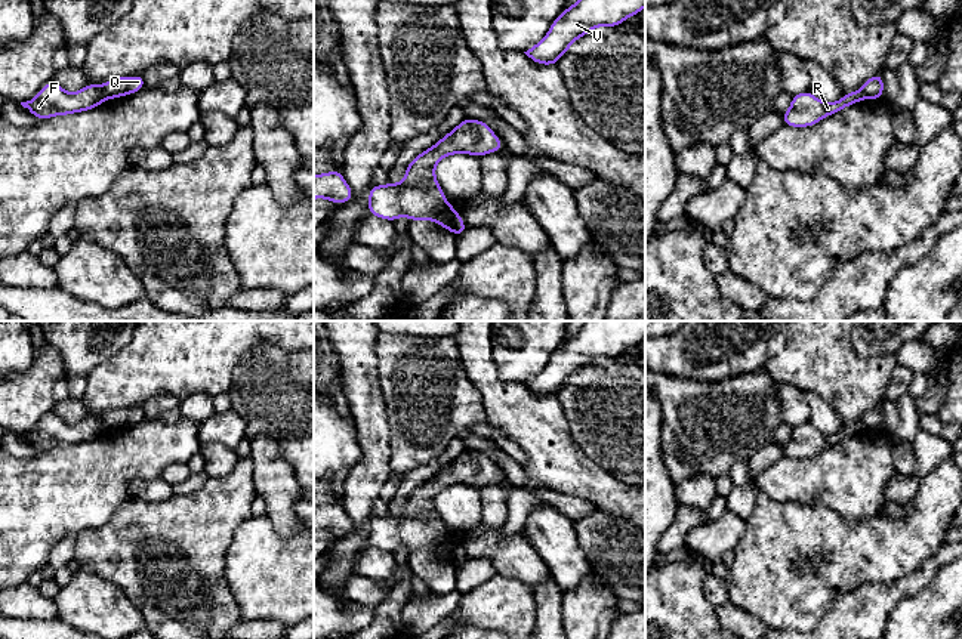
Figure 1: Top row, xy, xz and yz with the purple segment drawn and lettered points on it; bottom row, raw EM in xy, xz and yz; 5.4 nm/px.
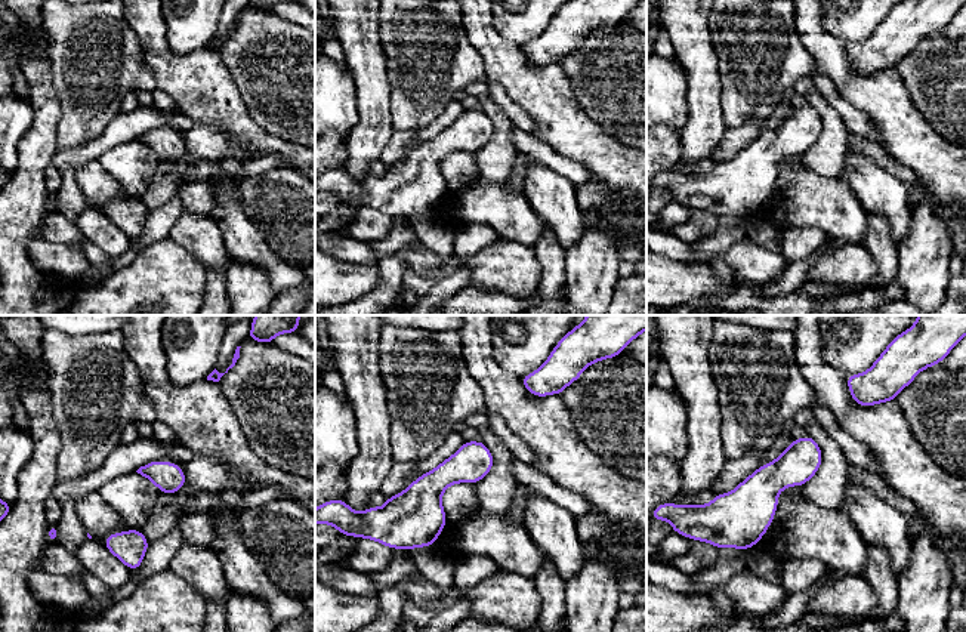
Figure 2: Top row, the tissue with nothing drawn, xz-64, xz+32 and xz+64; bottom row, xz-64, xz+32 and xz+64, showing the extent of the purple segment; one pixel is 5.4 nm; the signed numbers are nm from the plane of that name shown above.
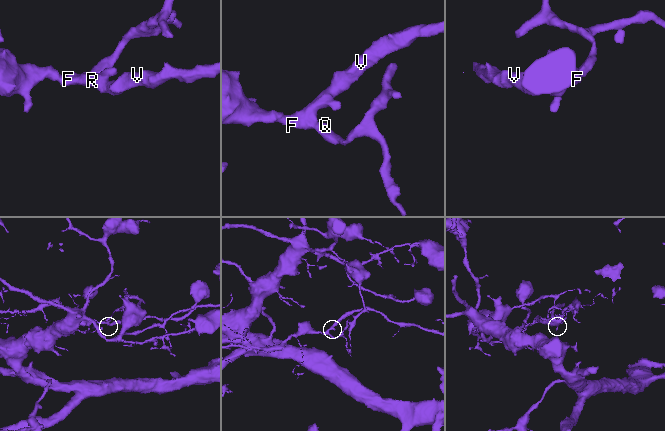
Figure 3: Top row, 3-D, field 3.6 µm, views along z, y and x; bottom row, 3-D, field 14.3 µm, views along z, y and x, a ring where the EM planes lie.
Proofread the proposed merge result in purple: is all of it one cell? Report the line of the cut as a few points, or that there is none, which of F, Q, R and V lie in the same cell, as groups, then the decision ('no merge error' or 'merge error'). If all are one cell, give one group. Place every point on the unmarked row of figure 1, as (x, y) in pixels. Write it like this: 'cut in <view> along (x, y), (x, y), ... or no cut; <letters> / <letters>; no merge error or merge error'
cut in xz along (446, 533), (432, 550); F R V / Q; merge error

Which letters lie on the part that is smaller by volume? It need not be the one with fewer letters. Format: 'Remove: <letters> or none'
Remove: F, R, V

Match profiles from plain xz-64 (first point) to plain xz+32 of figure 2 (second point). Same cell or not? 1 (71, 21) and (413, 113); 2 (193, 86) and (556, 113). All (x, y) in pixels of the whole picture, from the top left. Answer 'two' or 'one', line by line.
1: one
2: one

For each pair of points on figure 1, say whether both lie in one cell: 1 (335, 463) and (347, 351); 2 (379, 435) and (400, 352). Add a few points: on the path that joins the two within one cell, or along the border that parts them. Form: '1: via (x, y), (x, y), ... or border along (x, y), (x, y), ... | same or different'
1: border along (351, 420), (360, 454) | different
2: border along (378, 376), (389, 444) | different

